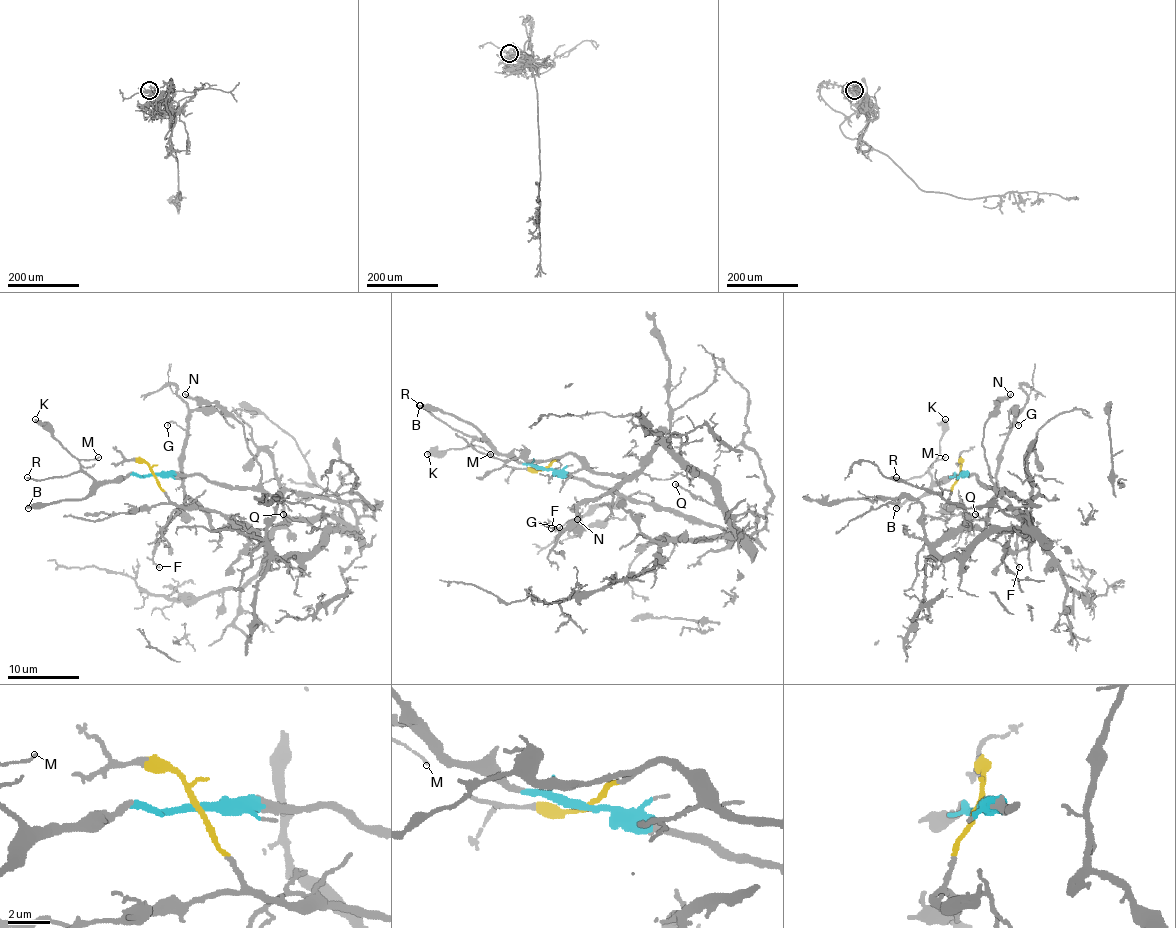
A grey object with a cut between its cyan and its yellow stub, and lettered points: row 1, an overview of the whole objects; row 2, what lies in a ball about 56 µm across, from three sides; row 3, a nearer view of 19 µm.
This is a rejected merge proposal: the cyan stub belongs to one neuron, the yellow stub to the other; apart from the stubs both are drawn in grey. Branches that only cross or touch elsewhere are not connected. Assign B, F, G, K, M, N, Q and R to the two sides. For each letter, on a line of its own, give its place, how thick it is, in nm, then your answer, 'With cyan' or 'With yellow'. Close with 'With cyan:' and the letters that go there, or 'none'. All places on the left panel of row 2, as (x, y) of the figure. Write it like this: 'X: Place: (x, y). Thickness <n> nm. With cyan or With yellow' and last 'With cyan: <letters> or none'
B: Place: (28, 508). Thickness 440 nm. With cyan
F: Place: (159, 567). Thickness 140 nm. With yellow
G: Place: (167, 425). Thickness 130 nm. With yellow
K: Place: (35, 419). Thickness 460 nm. With cyan
M: Place: (98, 457). Thickness 120 nm. With cyan
N: Place: (185, 394). Thickness 220 nm. With cyan
Q: Place: (283, 514). Thickness 120 nm. With yellow
R: Place: (27, 477). Thickness 170 nm. With cyan
With cyan: B, K, M, N, R

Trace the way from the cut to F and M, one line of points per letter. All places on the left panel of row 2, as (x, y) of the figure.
F: (152, 474), (177, 504), (219, 512), (231, 524), (215, 529), (186, 497), (152, 558), (160, 567)
M: (152, 474), (127, 474), (95, 481), (79, 462), (99, 456)

